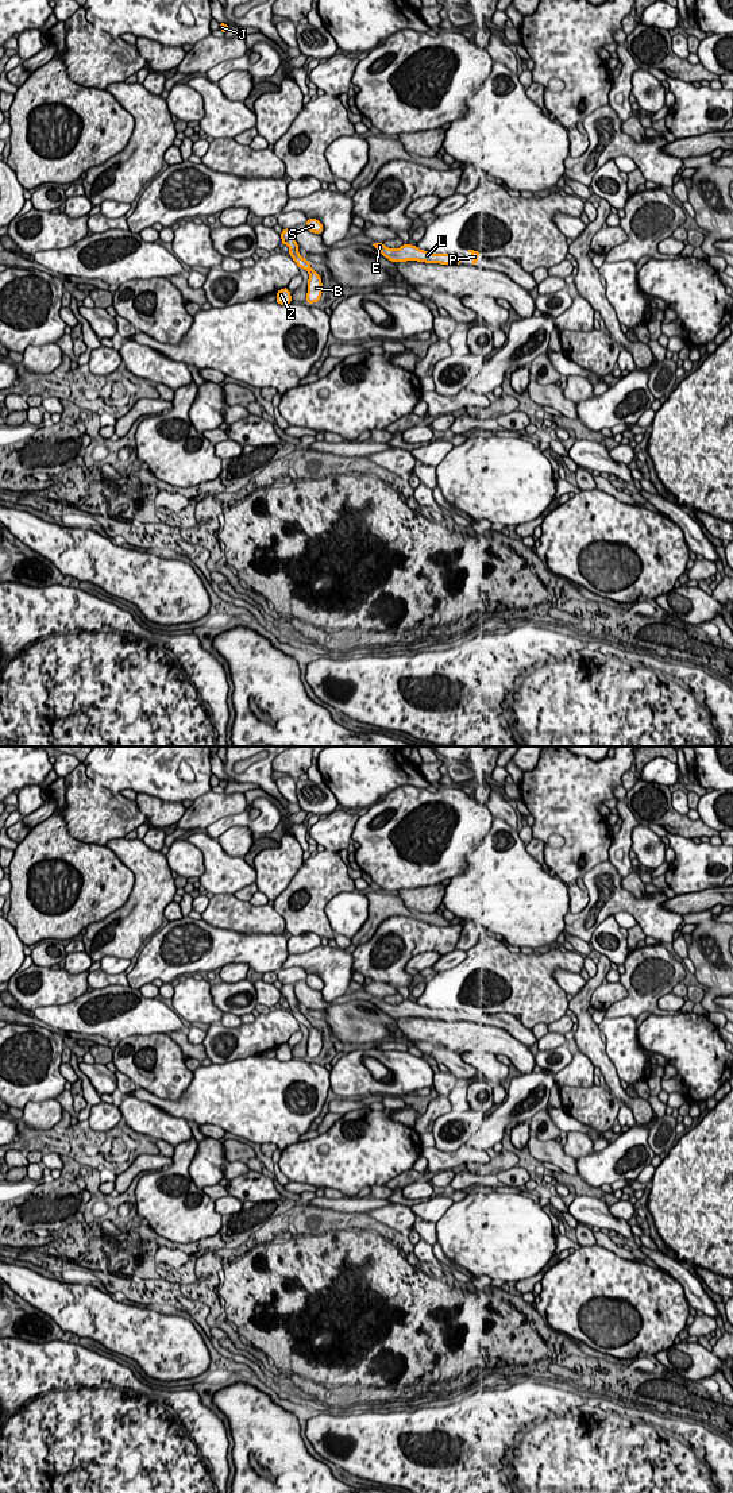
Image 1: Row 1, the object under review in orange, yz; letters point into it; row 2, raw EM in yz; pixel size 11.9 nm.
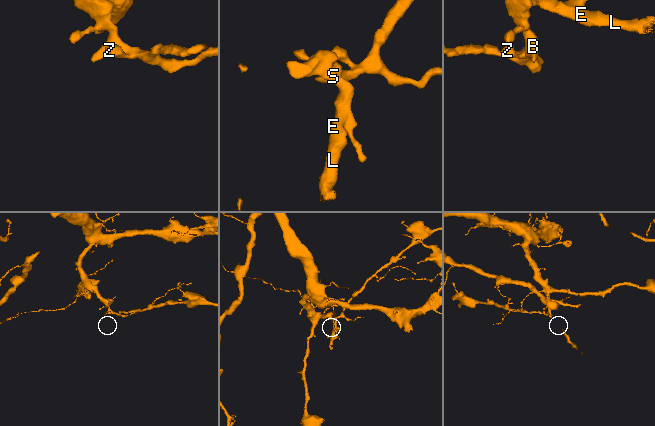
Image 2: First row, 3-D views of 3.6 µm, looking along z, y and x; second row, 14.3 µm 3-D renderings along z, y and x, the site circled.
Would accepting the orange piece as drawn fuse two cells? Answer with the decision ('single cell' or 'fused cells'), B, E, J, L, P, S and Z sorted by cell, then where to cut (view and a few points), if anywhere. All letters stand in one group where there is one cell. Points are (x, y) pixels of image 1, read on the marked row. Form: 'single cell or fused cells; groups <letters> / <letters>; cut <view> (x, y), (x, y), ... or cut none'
single cell; groups B E J L P S Z; cut none

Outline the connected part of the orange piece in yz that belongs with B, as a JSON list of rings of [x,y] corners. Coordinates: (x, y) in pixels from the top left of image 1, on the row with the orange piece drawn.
[[[285,228],[281,232],[282,244],[289,247],[289,255],[297,263],[300,269],[304,269],[309,274],[306,304],[319,302],[323,293],[321,277],[310,267],[310,262],[302,258],[298,252],[298,243],[294,238],[294,228]]]

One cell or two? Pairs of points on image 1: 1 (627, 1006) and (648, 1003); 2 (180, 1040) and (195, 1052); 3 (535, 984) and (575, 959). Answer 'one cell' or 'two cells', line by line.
1: one cell
2: one cell
3: one cell

